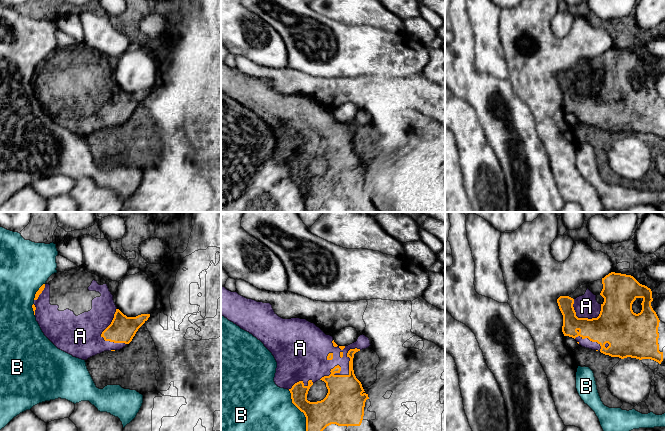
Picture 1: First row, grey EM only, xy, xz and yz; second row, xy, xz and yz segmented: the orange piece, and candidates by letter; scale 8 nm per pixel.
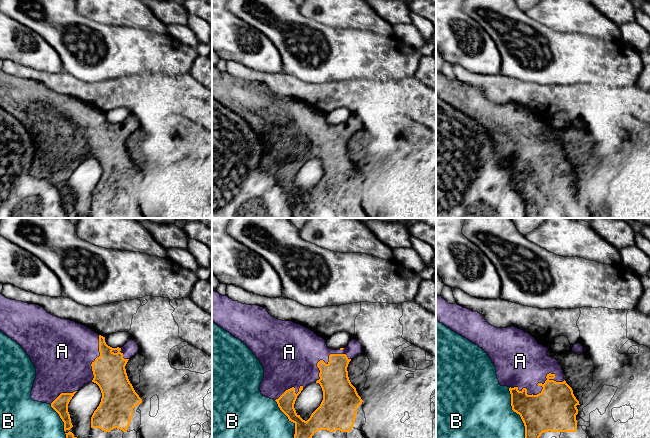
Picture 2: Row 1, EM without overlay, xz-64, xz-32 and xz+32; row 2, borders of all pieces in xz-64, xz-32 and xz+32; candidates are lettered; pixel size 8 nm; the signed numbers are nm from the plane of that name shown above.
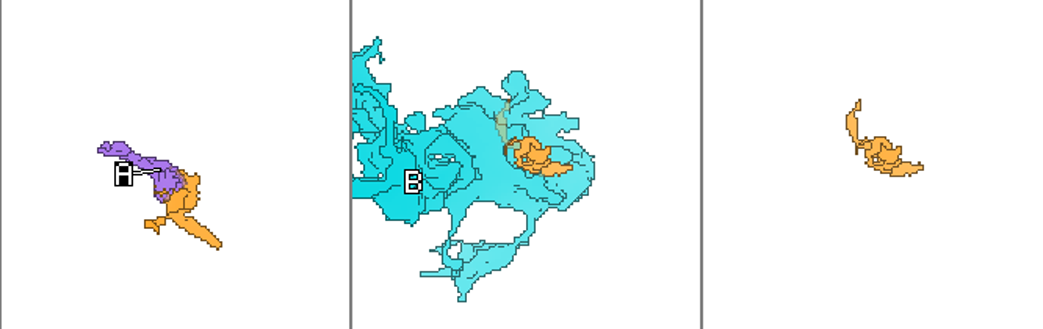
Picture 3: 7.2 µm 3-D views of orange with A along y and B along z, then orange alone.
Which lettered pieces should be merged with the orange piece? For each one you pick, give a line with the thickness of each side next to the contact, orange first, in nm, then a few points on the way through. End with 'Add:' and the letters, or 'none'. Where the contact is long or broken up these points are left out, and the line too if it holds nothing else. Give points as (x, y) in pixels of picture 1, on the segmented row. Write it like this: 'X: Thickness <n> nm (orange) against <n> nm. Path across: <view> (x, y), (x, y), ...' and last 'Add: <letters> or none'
A: Thickness 320 nm (orange) against 190 nm
Add: A

